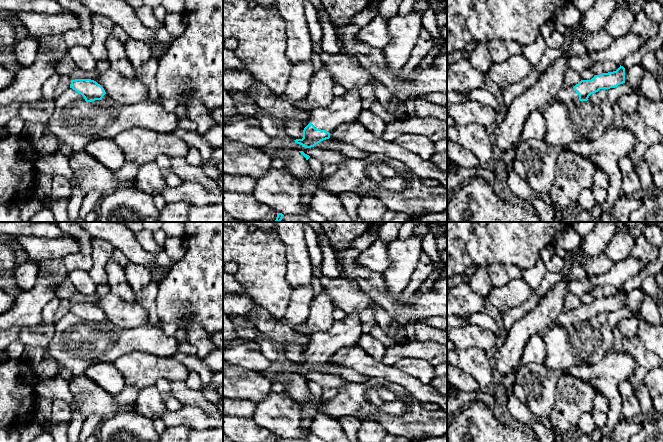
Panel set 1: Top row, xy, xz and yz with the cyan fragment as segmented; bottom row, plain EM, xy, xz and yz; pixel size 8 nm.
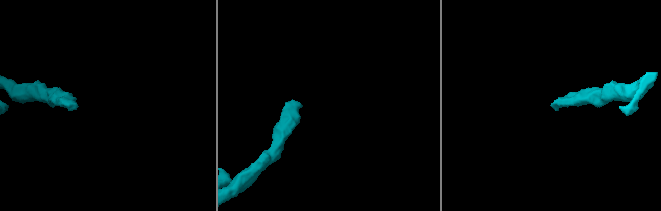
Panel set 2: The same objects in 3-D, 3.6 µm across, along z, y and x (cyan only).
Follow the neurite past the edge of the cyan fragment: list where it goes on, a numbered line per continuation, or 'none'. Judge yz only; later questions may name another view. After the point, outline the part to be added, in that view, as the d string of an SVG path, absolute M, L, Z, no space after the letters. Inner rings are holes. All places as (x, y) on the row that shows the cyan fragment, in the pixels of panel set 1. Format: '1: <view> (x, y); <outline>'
1: yz (566, 95); M573 87L562 88L556 97L556 101L560 102L561 104L580 102L579 95L576 93Z

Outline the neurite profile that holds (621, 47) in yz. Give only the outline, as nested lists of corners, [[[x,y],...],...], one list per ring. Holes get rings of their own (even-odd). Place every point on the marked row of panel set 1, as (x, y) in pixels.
[[[629,32],[623,37],[616,38],[605,50],[588,51],[584,56],[573,56],[567,60],[568,69],[582,72],[592,68],[597,62],[612,61],[621,65],[623,60],[632,53],[640,50],[648,40]]]

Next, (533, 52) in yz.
[[[539,35],[534,42],[522,46],[521,54],[532,66],[536,66],[540,62],[547,47],[545,38]]]

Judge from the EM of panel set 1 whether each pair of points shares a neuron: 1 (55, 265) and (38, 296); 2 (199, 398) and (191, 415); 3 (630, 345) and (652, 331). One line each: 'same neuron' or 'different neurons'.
1: same neuron
2: different neurons
3: different neurons

